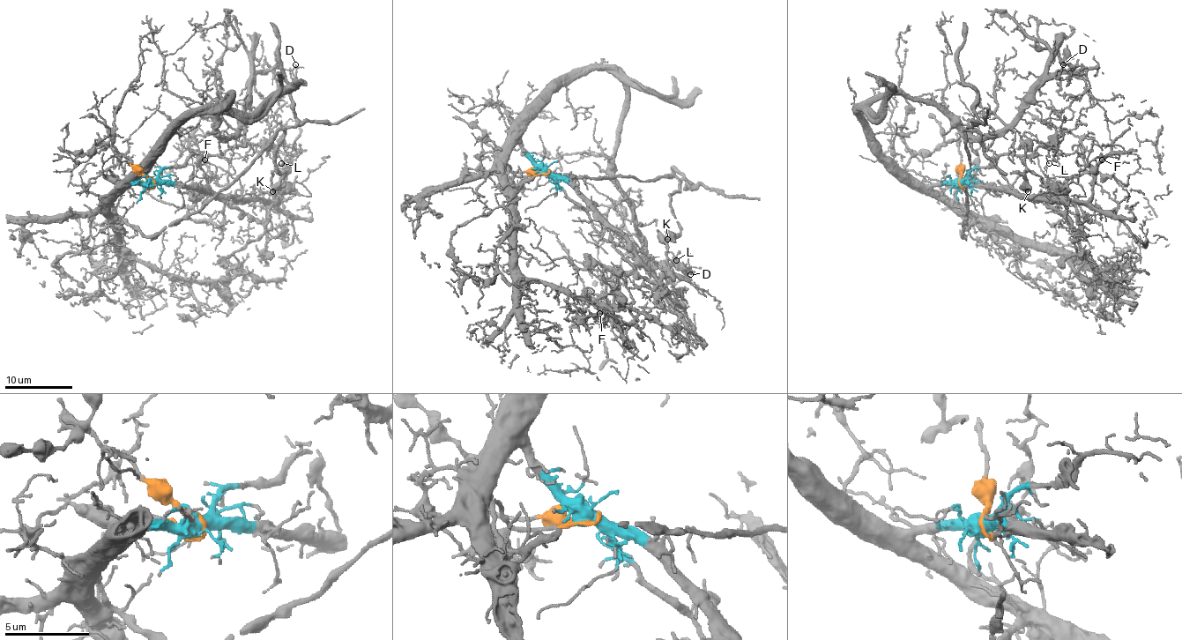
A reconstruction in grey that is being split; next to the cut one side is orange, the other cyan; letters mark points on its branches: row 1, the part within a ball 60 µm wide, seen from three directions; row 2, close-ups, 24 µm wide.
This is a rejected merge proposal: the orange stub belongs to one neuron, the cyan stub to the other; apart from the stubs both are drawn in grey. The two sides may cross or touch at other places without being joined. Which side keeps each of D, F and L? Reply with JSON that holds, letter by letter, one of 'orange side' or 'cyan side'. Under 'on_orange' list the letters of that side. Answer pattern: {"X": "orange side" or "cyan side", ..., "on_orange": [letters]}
{"D": "cyan side", "F": "cyan side", "L": "cyan side", "on_orange": []}

